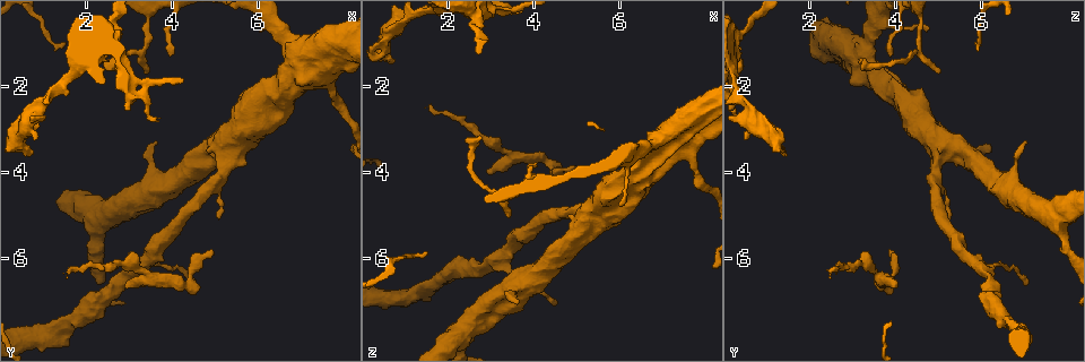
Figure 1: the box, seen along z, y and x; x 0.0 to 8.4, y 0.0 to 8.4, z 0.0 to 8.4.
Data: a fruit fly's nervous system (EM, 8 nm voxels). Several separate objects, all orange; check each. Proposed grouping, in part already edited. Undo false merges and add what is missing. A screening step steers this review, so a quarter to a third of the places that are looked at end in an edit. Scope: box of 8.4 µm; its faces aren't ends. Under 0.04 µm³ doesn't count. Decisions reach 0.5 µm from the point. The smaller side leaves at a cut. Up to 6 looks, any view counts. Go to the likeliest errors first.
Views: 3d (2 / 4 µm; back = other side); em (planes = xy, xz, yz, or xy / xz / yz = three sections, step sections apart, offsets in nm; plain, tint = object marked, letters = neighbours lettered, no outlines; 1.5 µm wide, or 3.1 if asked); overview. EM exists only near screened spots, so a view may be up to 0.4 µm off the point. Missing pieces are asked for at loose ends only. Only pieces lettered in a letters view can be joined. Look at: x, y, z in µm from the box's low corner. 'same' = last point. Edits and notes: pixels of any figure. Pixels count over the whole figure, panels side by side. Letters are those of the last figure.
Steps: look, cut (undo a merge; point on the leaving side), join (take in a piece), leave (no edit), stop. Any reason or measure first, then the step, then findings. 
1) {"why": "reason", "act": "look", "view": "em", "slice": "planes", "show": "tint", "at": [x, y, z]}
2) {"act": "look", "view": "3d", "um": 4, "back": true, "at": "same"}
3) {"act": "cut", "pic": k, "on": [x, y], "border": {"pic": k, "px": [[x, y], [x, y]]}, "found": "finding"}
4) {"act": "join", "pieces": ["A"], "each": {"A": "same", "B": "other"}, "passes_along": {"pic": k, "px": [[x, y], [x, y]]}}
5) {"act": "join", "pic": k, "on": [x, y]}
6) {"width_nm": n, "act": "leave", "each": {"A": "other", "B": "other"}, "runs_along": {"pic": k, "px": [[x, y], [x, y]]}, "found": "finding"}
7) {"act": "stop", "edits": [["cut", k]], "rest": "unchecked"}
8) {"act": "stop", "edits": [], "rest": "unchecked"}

{"act": "look", "view": "em", "slice": "xy", "step": 4, "show": "tint", "at": [0.75, 3.60, 1.50]}

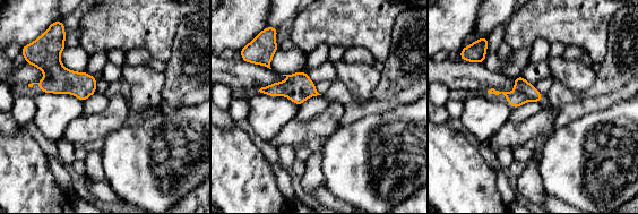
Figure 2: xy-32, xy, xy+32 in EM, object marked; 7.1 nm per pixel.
{"why": "cut it another way", "act": "look", "view": "em", "slice": "planes", "show": "letters", "at": "same"}

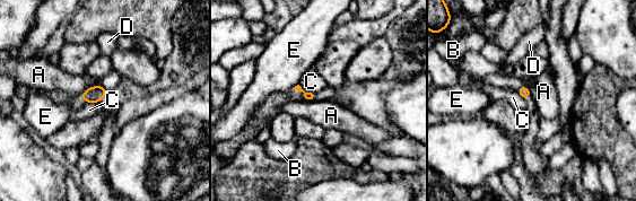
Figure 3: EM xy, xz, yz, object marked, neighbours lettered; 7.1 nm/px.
{"act": "leave", "each": {"A": "other", "B": "other", "C": "other", "D": "other", "E": "other"}, "border": {"pic": 3, "px": [[99, 85], [88, 87], [80, 95]]}, "found": "no lettered piece goes on from it"}

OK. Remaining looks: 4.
{"why": "tapers out", "act": "look", "view": "em", "slice": "xz", "step": 4, "show": "letters", "at": [1.65, 6.40, 2.40]}

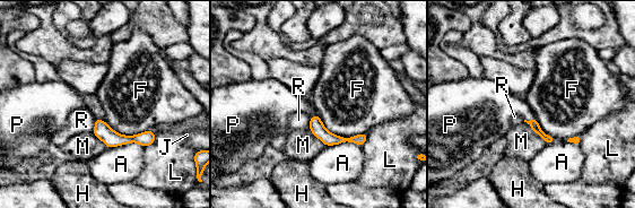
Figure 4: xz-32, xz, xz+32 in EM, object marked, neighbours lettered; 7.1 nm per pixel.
{"width_nm": 70, "act": "join", "pieces": ["P"], "each": {"A": "other", "F": "other", "H": "other", "J": "other", "L": "other", "M": "other", "P": "same", "R": "other"}, "found": "the neuron continues"}

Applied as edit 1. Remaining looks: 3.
{"why": "branch stops here", "act": "look", "view": "3d", "um": 4, "at": [5.15, 5.05, 5.25]}

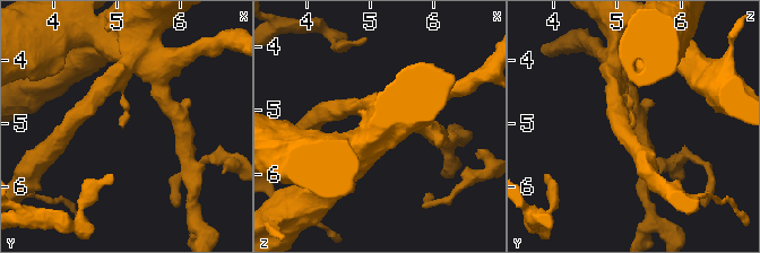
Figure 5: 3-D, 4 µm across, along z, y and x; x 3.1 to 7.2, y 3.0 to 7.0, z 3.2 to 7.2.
{"act": "look", "view": "em", "slice": "yz", "step": 8, "show": "letters", "at": [5.10, 5.05, 5.20]}

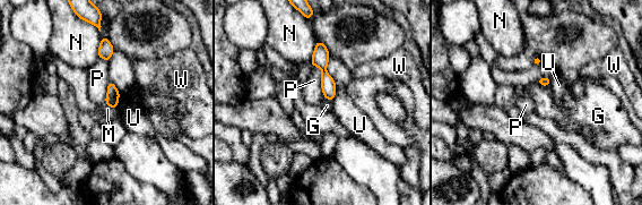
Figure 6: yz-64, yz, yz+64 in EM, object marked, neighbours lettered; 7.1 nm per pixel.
{"why": "another direction", "act": "look", "view": "em", "slice": "planes", "show": "letters", "at": "same"}

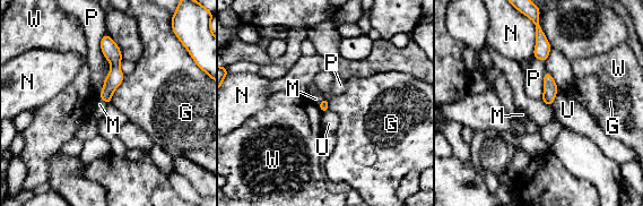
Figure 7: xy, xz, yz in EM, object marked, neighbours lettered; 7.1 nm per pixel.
{"act": "leave", "each": {"G": "other", "M": "other", "N": "other", "P": "other", "U": "other", "W": "other"}, "border": {"pic": 7, "px": [[110, 62], [110, 71], [97, 96]]}, "found": "no lettered piece goes on from it"}

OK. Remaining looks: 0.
{"act": "stop", "edits": [["join", 4]], "rest": "unchecked"}

